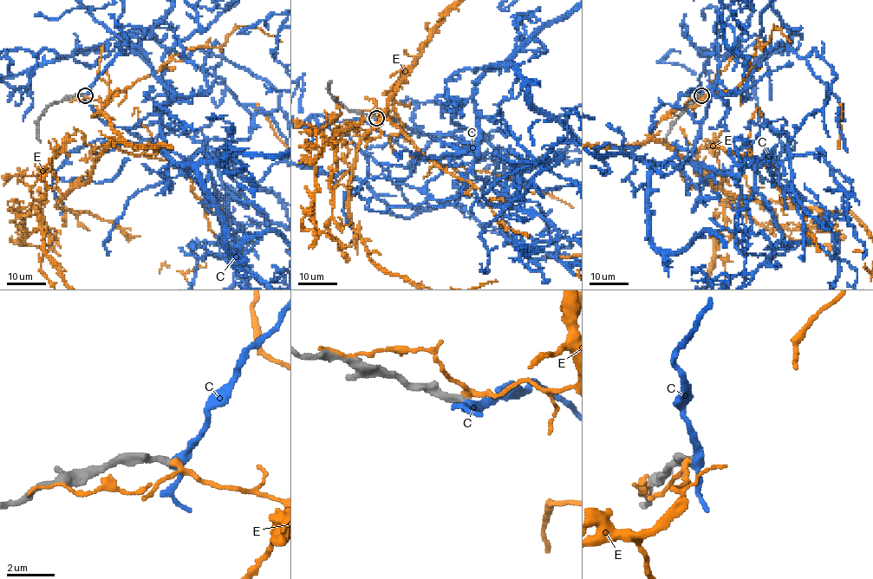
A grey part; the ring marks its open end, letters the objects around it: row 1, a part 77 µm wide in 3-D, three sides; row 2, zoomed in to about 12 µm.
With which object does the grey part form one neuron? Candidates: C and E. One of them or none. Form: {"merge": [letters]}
{"merge": ["C"]}

